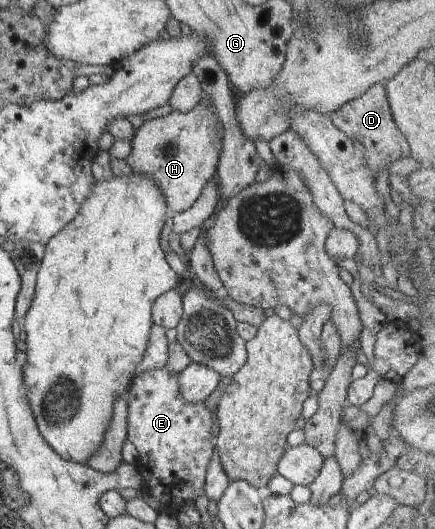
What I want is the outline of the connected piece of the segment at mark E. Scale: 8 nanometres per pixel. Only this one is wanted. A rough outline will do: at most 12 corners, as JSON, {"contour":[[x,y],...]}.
{"contour":[[167,365],[128,391],[128,439],[161,511],[204,493],[213,411]]}

